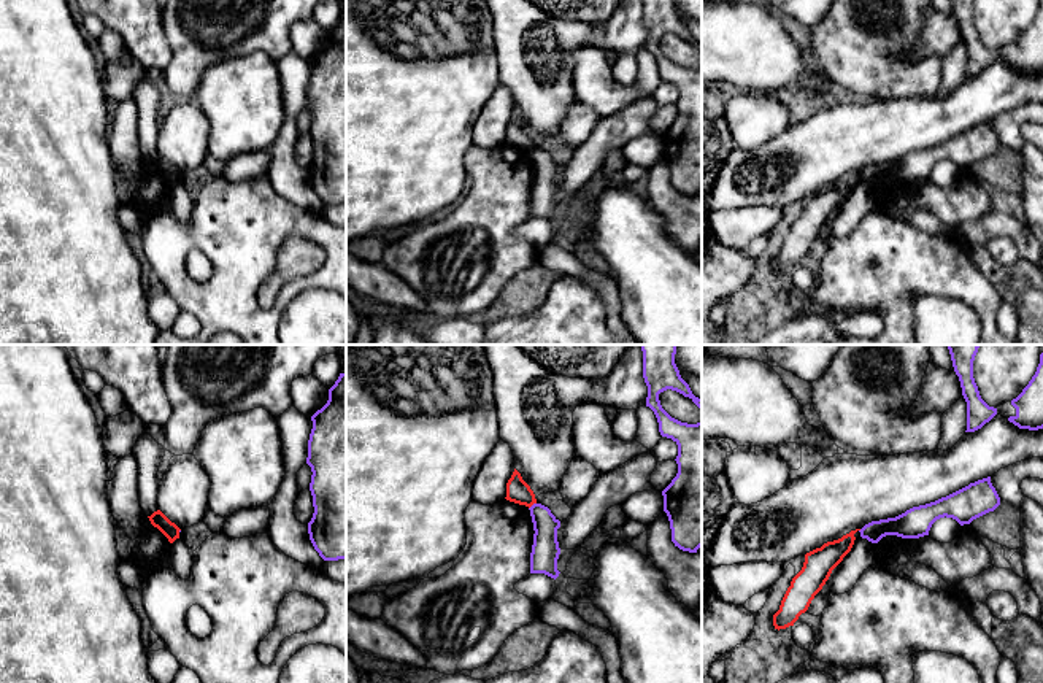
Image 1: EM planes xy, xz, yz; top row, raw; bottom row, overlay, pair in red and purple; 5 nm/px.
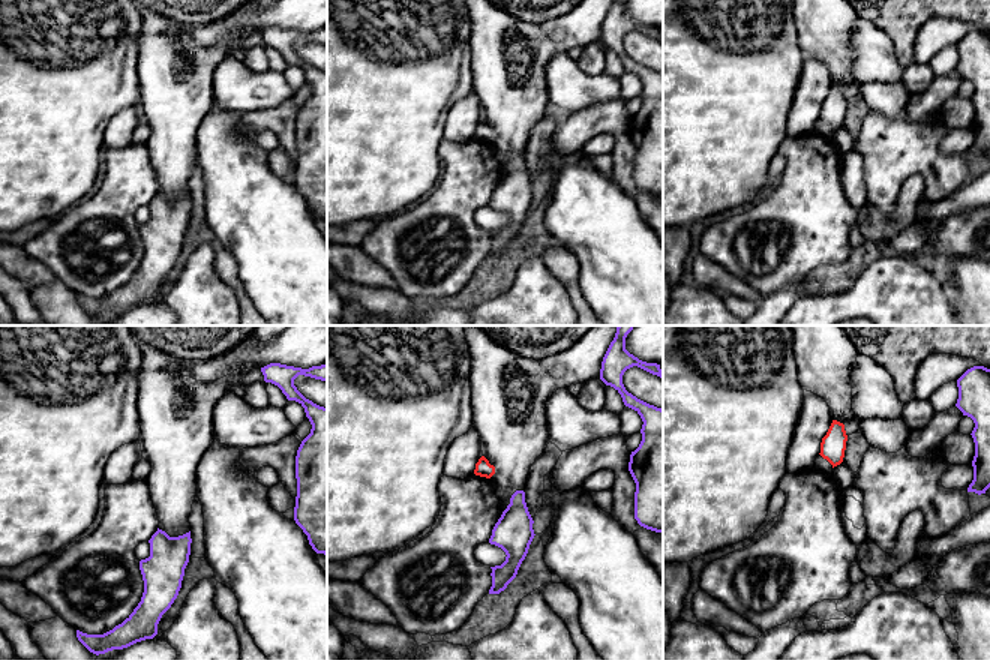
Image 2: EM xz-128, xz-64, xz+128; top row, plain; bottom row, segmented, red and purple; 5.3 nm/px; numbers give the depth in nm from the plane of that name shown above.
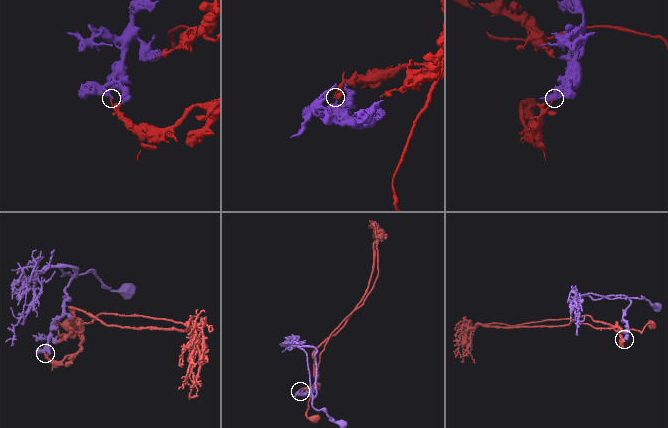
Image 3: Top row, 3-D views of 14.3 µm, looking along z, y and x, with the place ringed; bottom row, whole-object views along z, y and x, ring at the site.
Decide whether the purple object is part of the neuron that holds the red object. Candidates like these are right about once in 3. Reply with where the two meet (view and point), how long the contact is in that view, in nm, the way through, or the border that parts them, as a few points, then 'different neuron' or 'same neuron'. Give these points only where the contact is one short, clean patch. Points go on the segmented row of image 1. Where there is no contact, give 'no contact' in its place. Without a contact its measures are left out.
xz (532, 504) | 50 nm | along xz (535, 502), (529, 509) | different neuron

